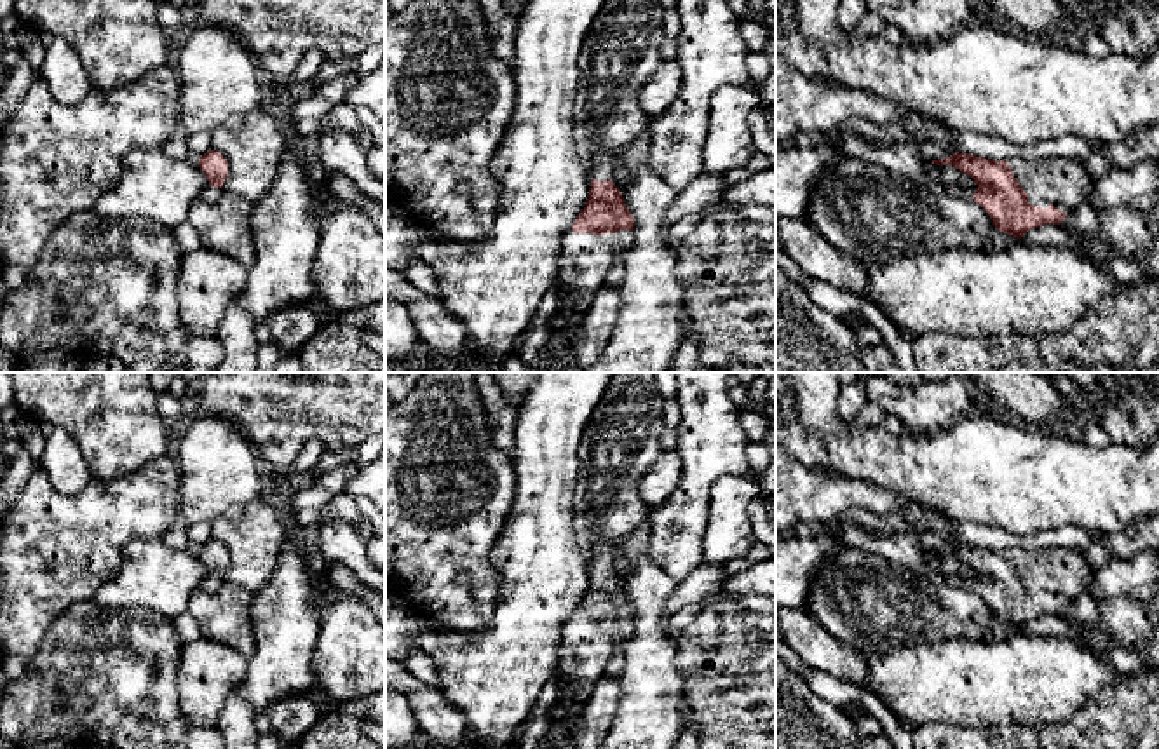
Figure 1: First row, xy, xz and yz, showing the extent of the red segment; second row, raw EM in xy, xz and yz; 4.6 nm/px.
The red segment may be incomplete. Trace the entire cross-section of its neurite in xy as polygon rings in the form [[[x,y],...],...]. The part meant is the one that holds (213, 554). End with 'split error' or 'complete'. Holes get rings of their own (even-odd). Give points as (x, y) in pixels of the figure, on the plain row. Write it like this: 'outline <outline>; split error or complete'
outline [[[209,540],[207,543],[200,545],[199,557],[209,571],[209,575],[200,584],[200,589],[211,594],[218,592],[225,584],[223,573],[228,566],[228,552],[220,542]]]; split error

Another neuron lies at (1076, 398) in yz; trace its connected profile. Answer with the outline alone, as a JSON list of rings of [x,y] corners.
[[[1046,373],[1054,388],[1063,397],[1065,404],[1070,408],[1075,418],[1081,418],[1084,406],[1089,402],[1091,395],[1072,378],[1063,373]]]

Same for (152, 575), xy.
[[[134,538],[120,552],[119,571],[92,601],[105,610],[150,608],[174,620],[207,575],[199,554],[171,549],[162,538]]]

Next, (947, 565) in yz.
[[[931,554],[927,557],[927,563],[948,578],[969,578],[969,580],[978,578],[978,575],[974,573],[971,566],[960,563],[953,556]]]

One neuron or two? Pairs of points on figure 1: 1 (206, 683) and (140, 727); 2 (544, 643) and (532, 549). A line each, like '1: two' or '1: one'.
1: two
2: one

